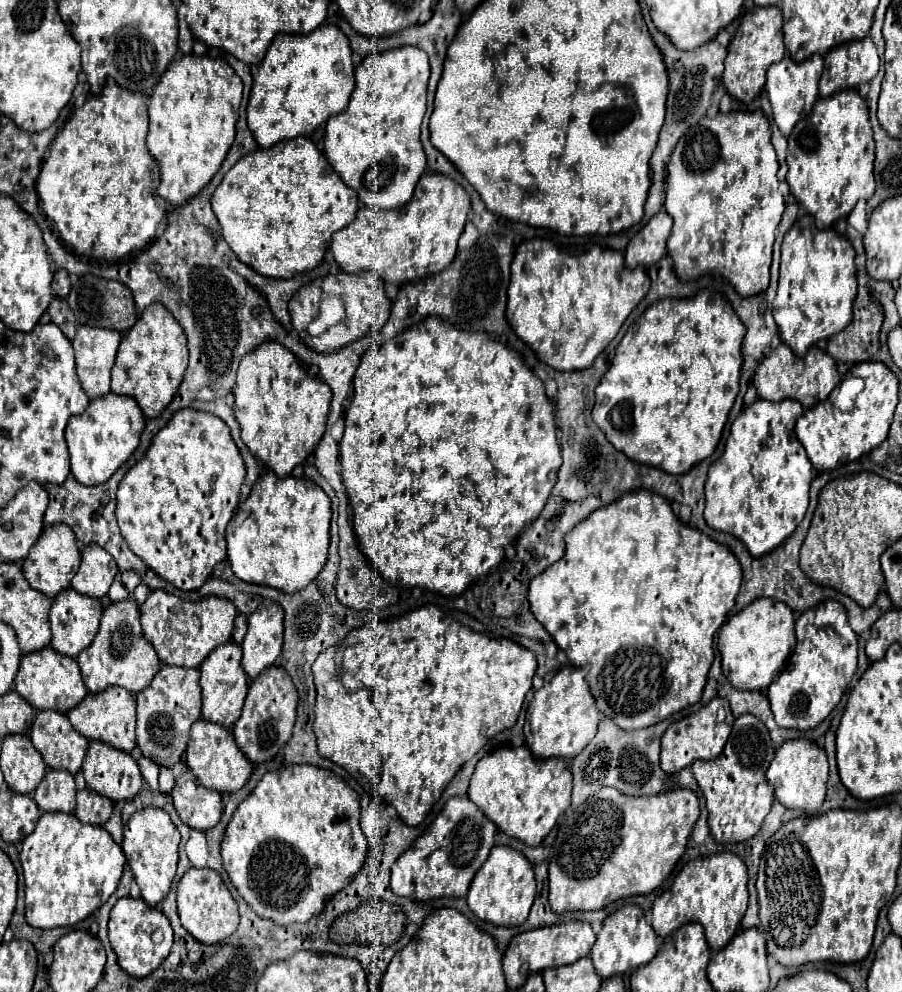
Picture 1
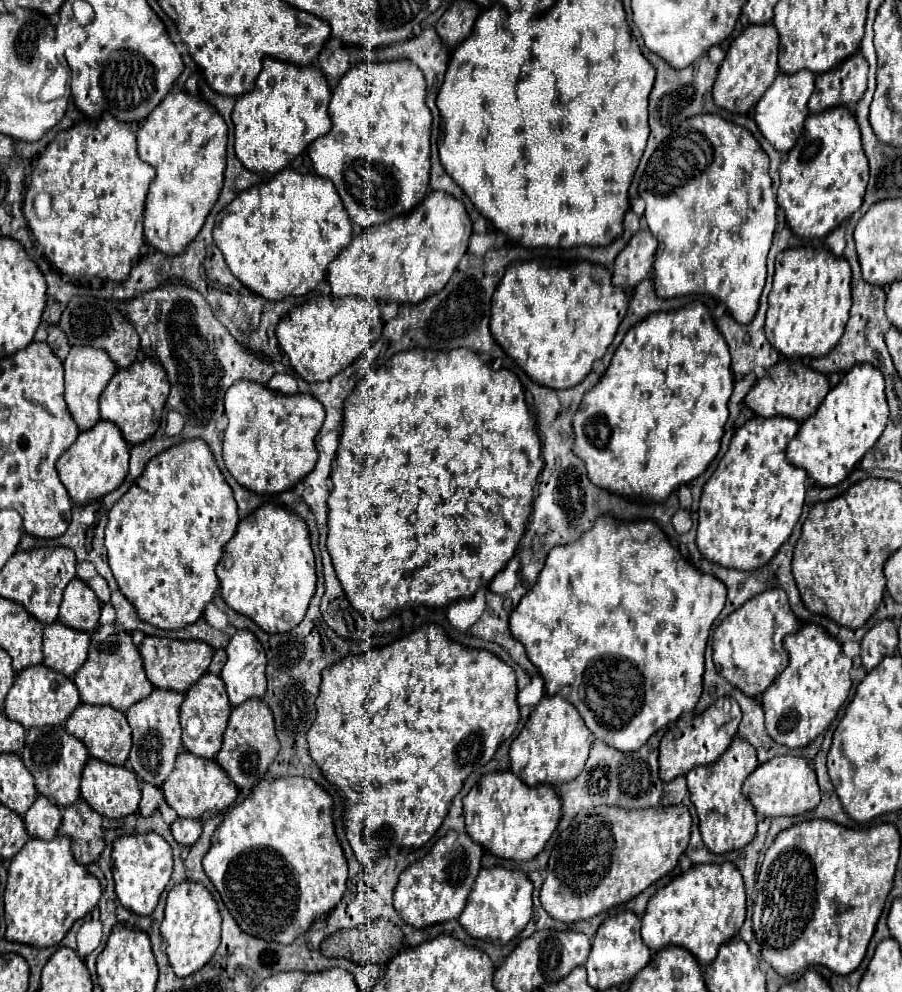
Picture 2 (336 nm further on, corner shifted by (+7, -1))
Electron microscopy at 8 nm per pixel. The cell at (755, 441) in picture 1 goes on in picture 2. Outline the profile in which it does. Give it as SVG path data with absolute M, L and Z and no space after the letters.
M753 416L741 428L735 430L729 450L721 458L717 470L703 486L701 504L699 504L699 520L697 520L697 546L701 554L721 566L735 570L753 570L767 564L779 546L789 540L793 526L797 524L805 498L805 470L789 464L785 456L787 442L797 434L799 422L787 416L759 418Z

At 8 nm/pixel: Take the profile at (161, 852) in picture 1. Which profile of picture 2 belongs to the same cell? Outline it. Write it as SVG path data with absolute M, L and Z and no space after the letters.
M157 832L121 836L113 842L111 862L113 862L115 892L119 896L119 902L135 914L153 912L173 872L173 850L167 844L167 840Z

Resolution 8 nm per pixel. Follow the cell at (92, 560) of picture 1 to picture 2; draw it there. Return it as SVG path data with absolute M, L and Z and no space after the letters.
M73 578L65 592L59 610L59 622L69 624L75 630L91 632L99 622L101 602L97 600L95 592L87 586L87 582Z

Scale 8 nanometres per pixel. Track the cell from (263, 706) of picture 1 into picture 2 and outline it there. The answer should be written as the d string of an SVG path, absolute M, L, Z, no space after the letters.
M249 700L241 708L233 708L227 730L223 734L223 746L217 752L217 764L237 784L237 788L253 788L263 780L269 764L279 752L279 740L275 736L275 722L269 706L263 700Z

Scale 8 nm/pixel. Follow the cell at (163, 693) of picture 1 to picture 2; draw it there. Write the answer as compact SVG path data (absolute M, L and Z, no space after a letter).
M155 688L145 700L133 704L125 716L133 730L133 748L129 754L131 768L135 776L153 786L161 786L175 766L175 758L181 752L181 726L179 708L183 704L183 692L167 692L165 688Z

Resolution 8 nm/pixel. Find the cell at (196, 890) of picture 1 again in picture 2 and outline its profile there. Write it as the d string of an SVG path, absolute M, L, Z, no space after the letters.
M187 880L169 890L165 918L161 922L161 936L167 940L169 964L177 976L189 976L211 960L221 942L221 914L217 902L203 884Z

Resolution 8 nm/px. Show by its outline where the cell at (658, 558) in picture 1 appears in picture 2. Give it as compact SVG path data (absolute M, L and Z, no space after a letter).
M601 516L597 524L585 536L581 536L573 544L557 546L549 552L545 558L545 566L537 578L537 584L521 598L517 610L511 614L511 632L517 636L517 640L523 642L529 660L537 666L541 678L545 680L545 692L547 694L563 694L573 702L573 706L579 710L579 714L585 720L585 726L589 732L603 740L605 744L611 744L617 750L637 750L641 748L651 734L655 734L659 728L671 726L679 716L693 712L697 706L697 700L701 696L701 684L703 684L703 654L705 644L709 638L709 630L713 620L719 616L727 600L725 584L717 580L715 576L709 576L705 572L697 572L693 564L681 552L669 542L669 538L663 534L663 530L657 526L655 520L637 520L637 522L621 522L621 520L609 520L609 516Z

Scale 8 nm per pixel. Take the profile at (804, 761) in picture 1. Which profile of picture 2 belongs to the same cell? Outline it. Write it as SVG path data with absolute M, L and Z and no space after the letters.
M775 756L773 760L759 764L755 772L743 784L743 796L751 800L755 810L763 816L797 816L805 814L819 804L819 786L815 770L809 766L805 758L795 756Z

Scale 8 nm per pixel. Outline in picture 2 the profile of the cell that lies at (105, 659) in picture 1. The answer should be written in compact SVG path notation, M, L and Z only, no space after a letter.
M115 624L99 626L97 632L93 632L87 662L75 672L73 682L79 688L81 702L109 704L121 712L125 712L131 704L147 698L153 692L153 684L145 676L145 668L137 646L133 644L131 636Z

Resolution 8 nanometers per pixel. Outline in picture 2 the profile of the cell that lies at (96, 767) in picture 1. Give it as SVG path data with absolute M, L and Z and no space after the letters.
M91 758L87 762L87 766L83 768L81 796L101 816L107 816L107 818L125 818L125 816L135 814L139 810L141 790L139 790L139 780L137 780L137 776L135 776L135 772L131 768L115 766L115 764Z

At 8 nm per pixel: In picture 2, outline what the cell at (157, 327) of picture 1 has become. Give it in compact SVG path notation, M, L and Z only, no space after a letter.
M135 360L129 368L121 368L109 380L101 394L101 418L111 420L119 426L123 438L129 444L141 444L151 438L159 428L165 398L169 394L169 380L159 360Z

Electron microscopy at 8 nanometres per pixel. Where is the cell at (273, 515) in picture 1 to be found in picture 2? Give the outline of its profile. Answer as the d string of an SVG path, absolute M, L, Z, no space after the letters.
M263 504L263 508L257 508L257 512L251 512L239 522L235 536L225 546L225 552L217 564L217 576L221 582L221 596L229 608L253 618L265 632L289 632L303 620L315 594L315 556L307 522L289 508Z

